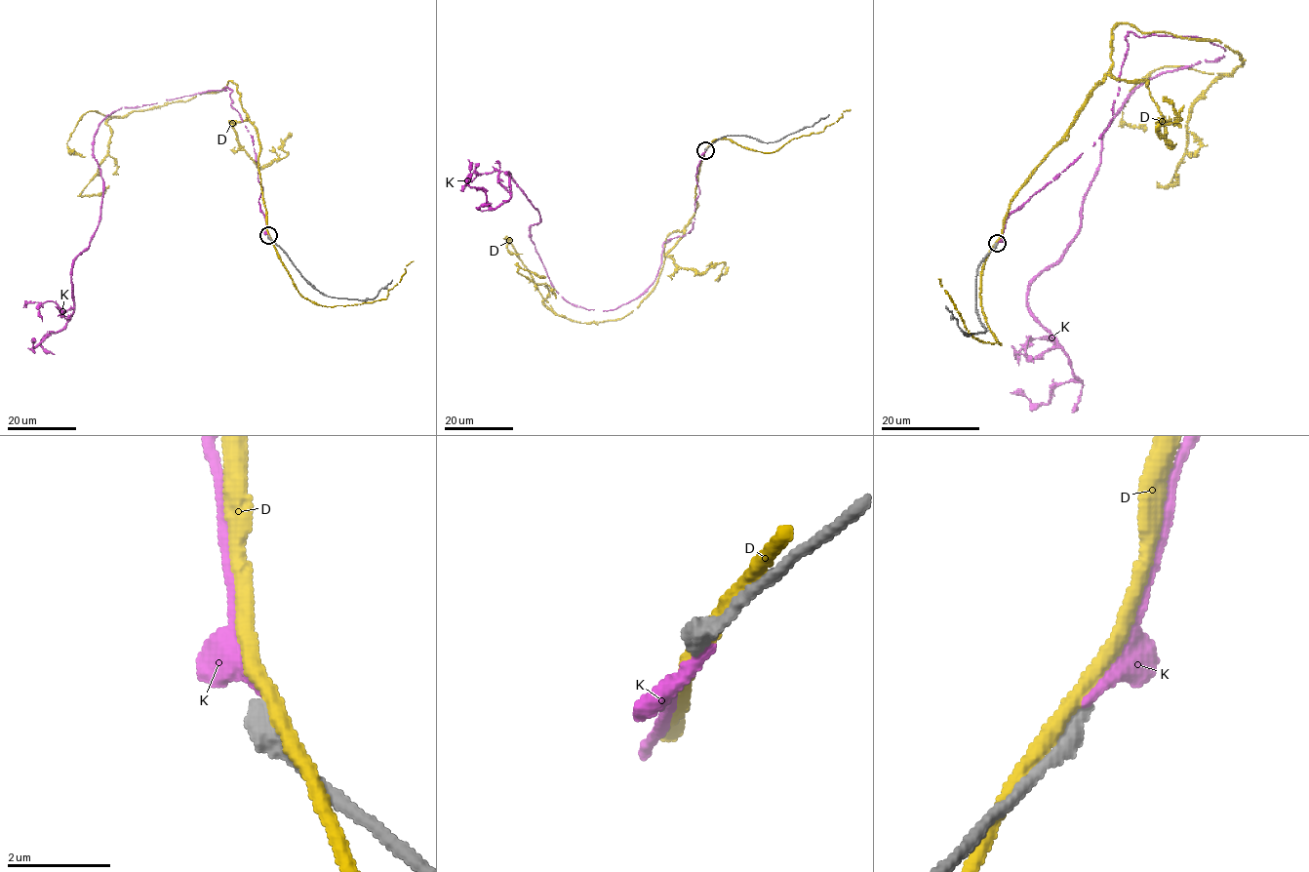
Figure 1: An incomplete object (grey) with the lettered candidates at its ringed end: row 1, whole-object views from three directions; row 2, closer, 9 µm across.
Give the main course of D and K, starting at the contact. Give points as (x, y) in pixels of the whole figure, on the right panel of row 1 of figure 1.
D: (995, 244), (1112, 64), (1118, 23), (1216, 40), (1243, 59), (1232, 74), (1154, 69), (1122, 111), (1144, 131)
K: (996, 243), (1107, 127), (1130, 32), (1225, 51), (1144, 81), (1102, 135), (1027, 296), (1079, 378), (1010, 392)

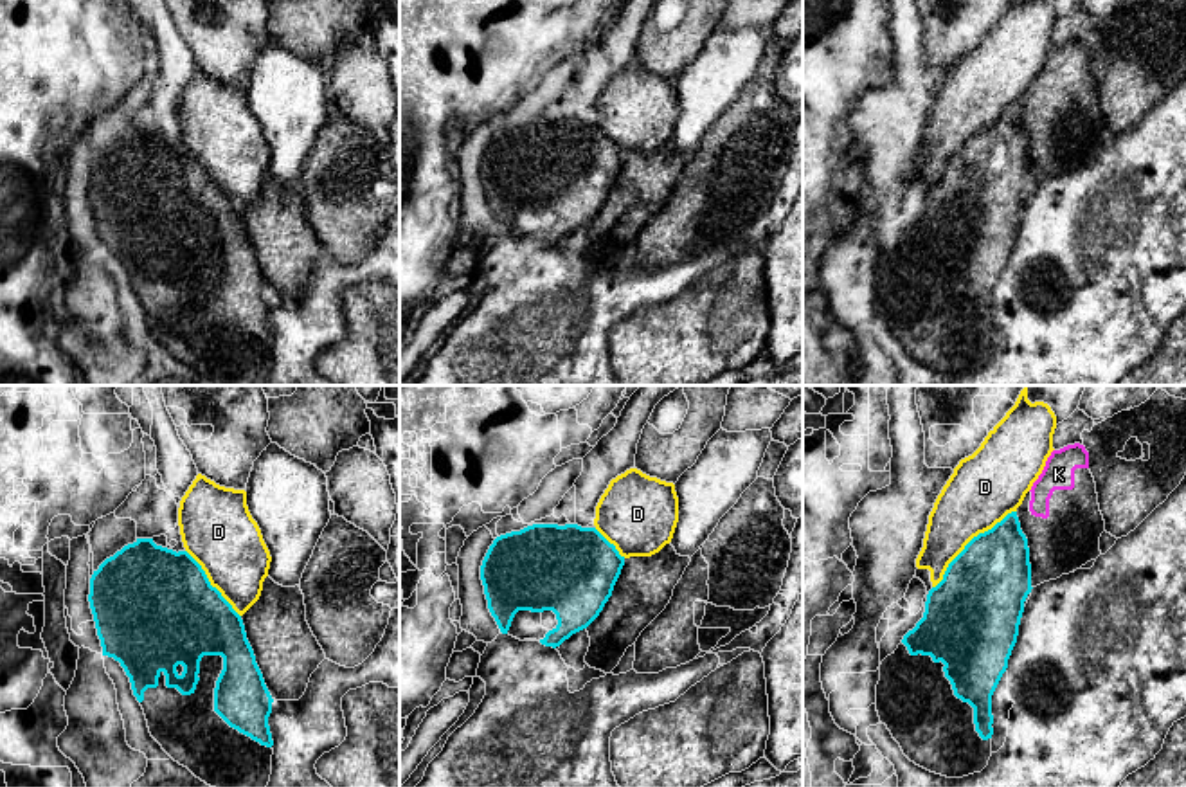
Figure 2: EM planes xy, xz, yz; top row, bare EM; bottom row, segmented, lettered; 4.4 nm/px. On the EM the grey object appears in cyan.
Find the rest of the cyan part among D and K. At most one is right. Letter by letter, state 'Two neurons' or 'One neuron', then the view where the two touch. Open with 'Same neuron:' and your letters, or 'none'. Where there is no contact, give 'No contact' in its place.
Same neuron: none
D: Two neurons. Touches cyan in yz
K: Two neurons. No contact

